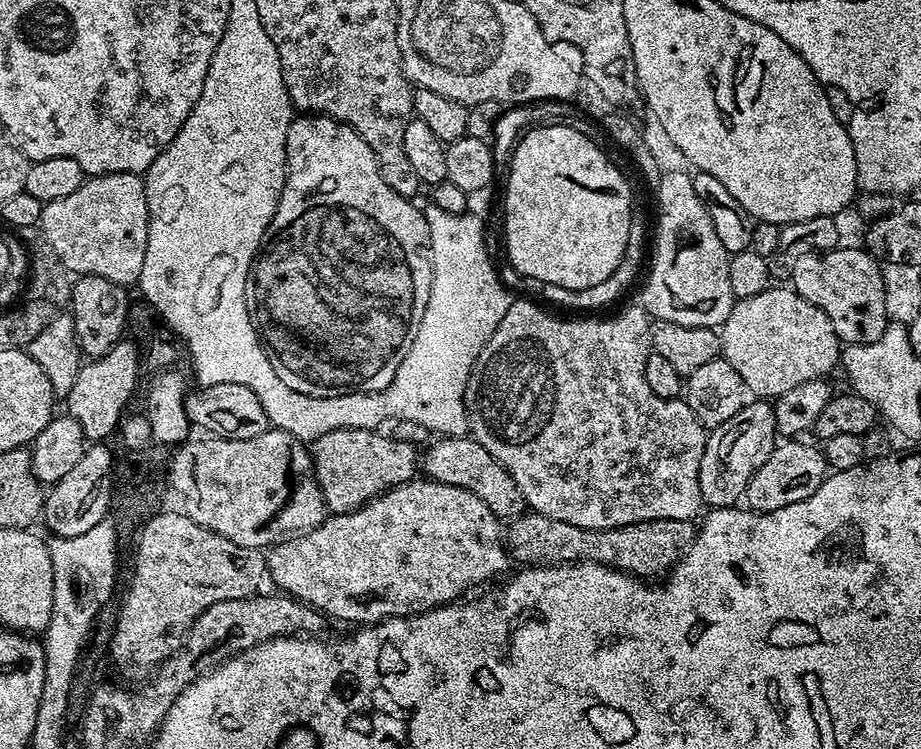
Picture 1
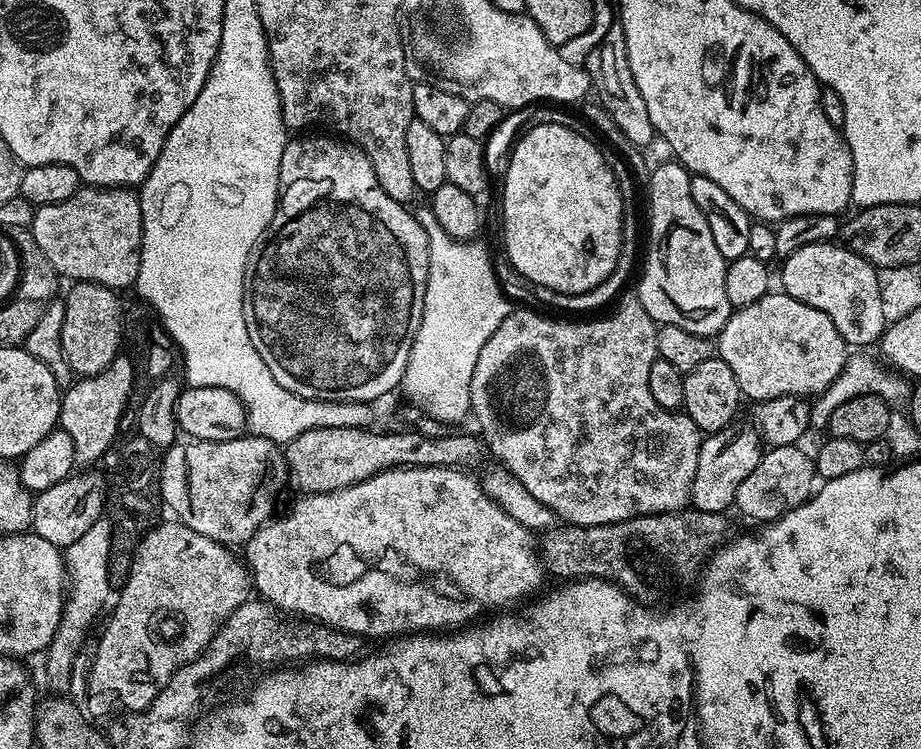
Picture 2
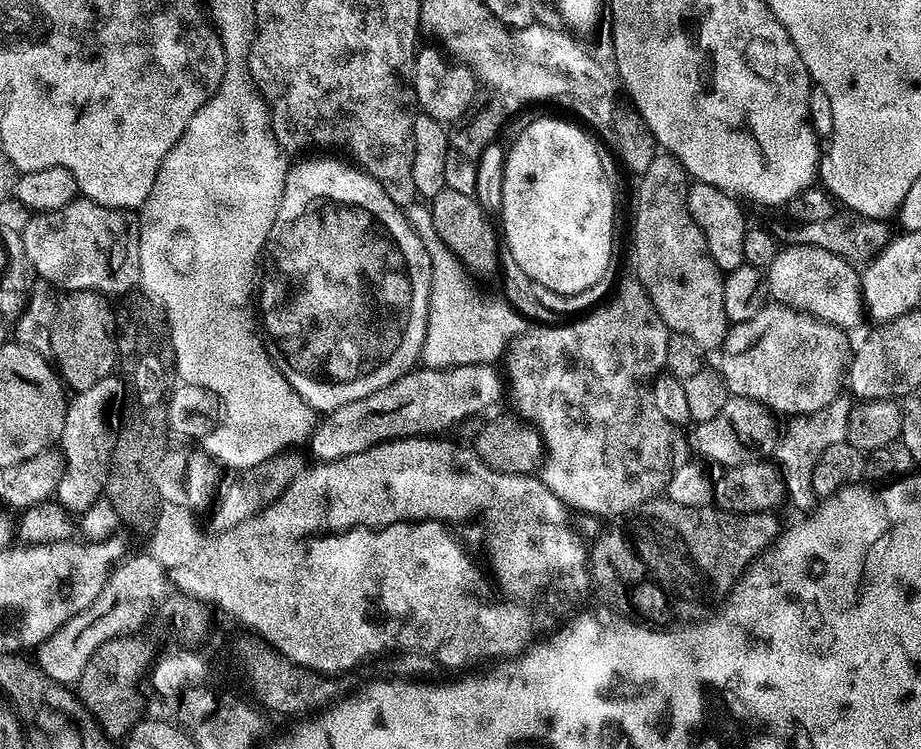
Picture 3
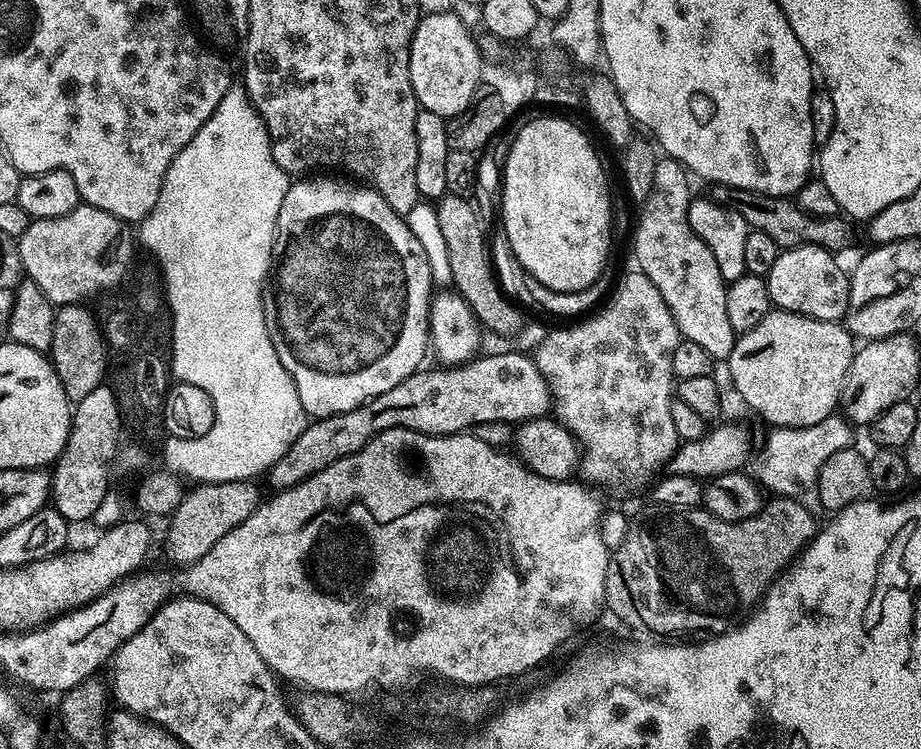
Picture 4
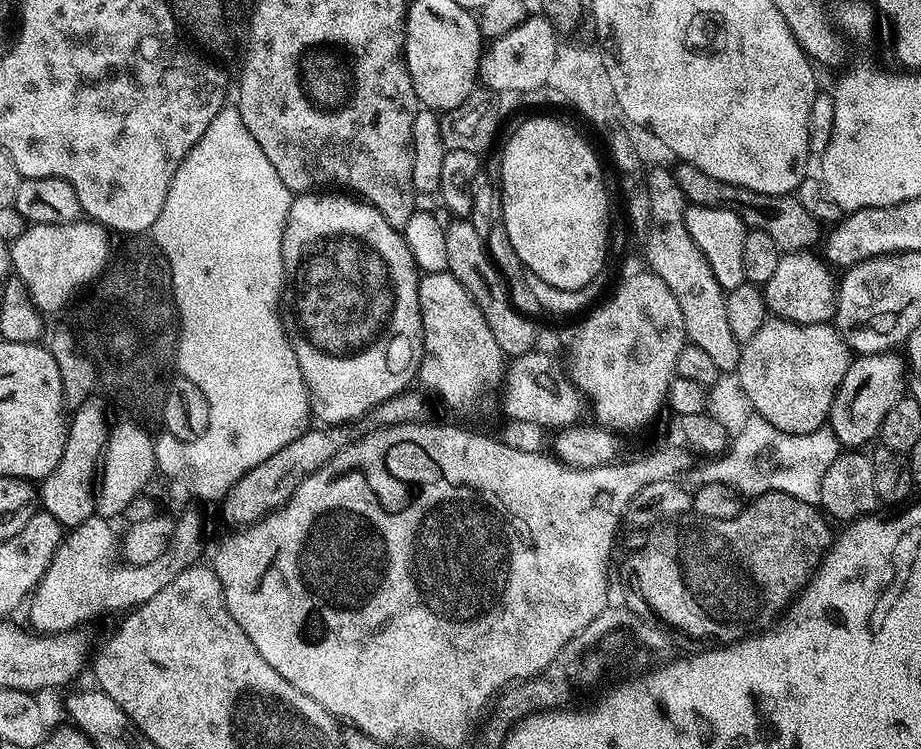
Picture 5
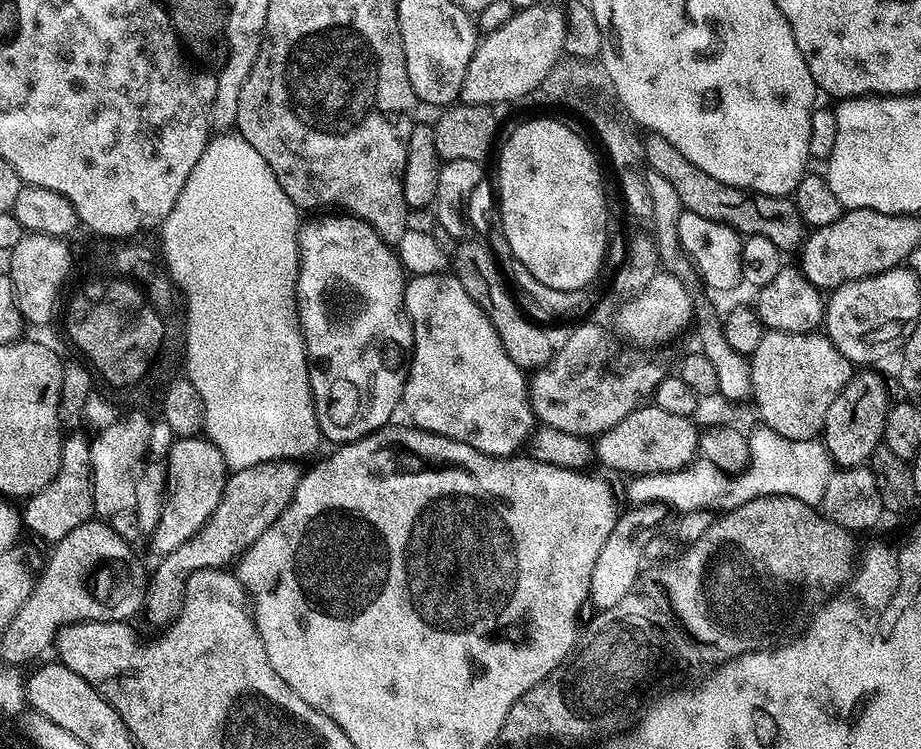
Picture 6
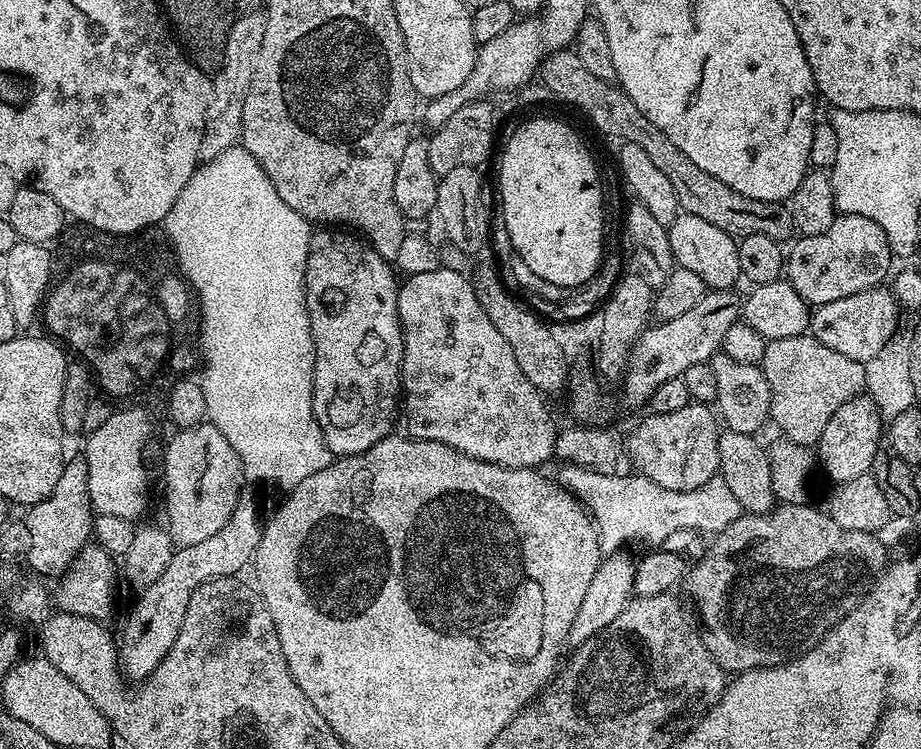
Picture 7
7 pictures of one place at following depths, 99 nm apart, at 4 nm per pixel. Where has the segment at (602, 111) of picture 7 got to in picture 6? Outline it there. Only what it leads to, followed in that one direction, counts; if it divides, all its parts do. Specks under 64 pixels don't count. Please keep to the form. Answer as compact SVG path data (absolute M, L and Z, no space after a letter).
M655 134L647 137L648 141L643 141L644 158L647 167L651 171L662 174L670 186L674 186L674 191L678 193L678 202L682 202L685 210L694 214L702 214L702 218L710 218L714 222L729 224L741 237L761 236L770 238L774 246L782 254L795 253L803 245L806 239L806 225L802 214L798 214L795 199L788 196L771 196L761 192L749 192L747 188L738 186L726 186L718 182L706 170L698 170L690 158L685 158L679 150L674 150L666 138Z

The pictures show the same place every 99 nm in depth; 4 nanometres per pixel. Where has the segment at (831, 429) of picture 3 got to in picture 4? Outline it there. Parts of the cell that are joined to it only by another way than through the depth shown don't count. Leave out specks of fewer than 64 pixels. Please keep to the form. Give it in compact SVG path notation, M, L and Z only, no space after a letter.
M840 414L827 416L812 426L773 429L761 452L759 449L755 477L767 491L797 500L812 516L821 517L824 511L817 494L817 476L827 458L853 445L852 431L851 423Z

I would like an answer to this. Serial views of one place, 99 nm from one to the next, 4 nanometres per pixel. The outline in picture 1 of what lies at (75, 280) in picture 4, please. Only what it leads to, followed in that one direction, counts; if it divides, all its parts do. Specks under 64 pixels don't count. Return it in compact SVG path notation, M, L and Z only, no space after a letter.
M115 172L89 176L74 194L58 198L58 202L43 205L40 210L39 228L53 247L62 264L77 277L97 276L110 278L110 282L132 286L137 283L141 260L146 258L148 241L148 203L143 175L134 172Z

